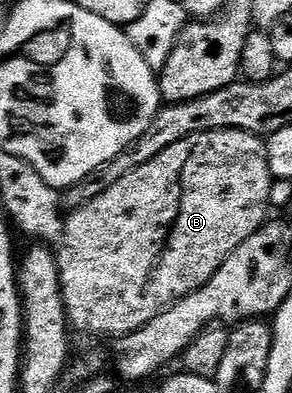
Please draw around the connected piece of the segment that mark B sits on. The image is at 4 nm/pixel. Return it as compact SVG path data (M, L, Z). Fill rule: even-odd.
M209 131L188 137L184 141L176 141L164 153L152 157L144 165L140 165L132 173L120 177L116 185L104 189L100 197L93 199L91 203L83 203L82 206L73 208L65 216L66 226L65 239L70 249L70 265L66 269L65 275L62 276L62 296L66 299L66 314L73 326L82 331L91 331L94 335L114 335L121 337L131 335L134 331L139 331L145 327L148 321L152 321L159 311L167 308L172 303L191 295L196 289L200 289L204 284L209 283L211 277L228 261L228 257L252 233L256 233L262 228L262 224L267 222L271 214L272 206L270 203L270 190L273 187L275 178L270 173L268 163L268 149L266 148L266 139L260 135L253 135L247 131Z

